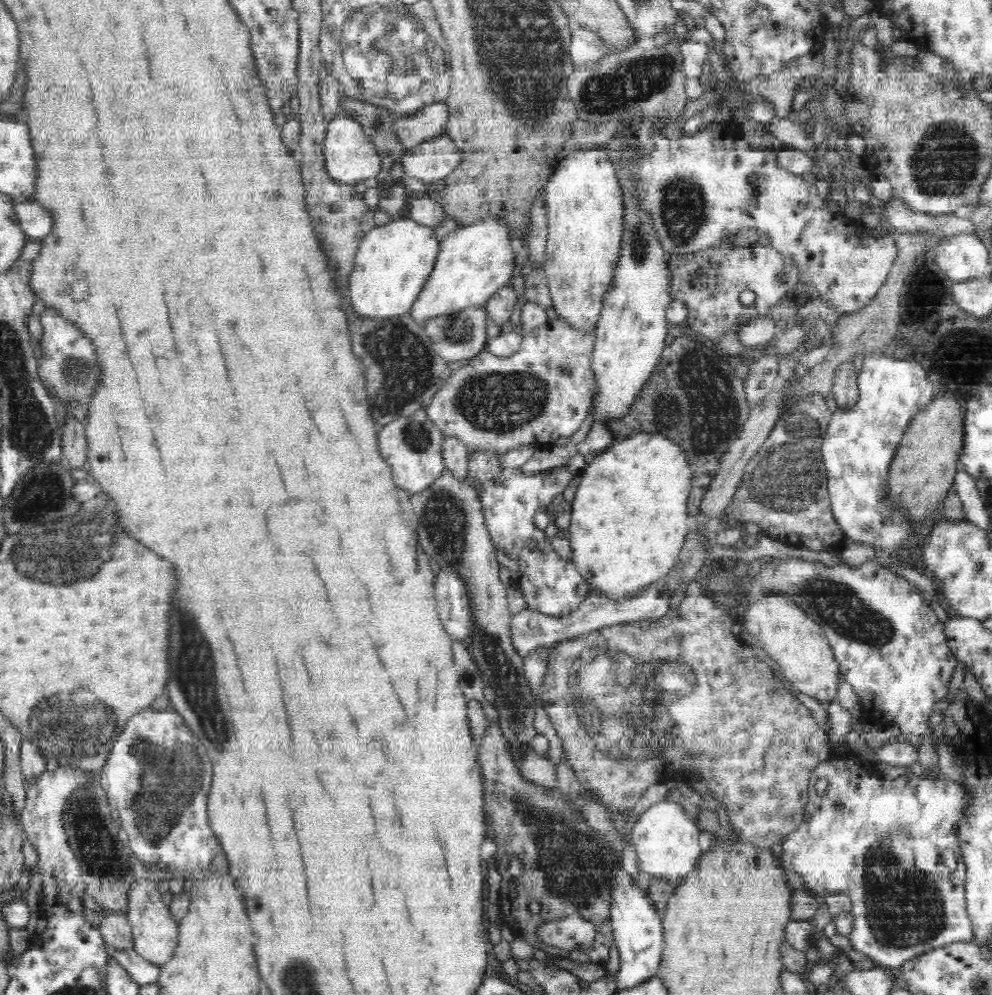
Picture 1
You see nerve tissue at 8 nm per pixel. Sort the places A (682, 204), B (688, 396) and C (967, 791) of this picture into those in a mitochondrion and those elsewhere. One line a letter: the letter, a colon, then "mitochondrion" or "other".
A: mitochondrion
B: mitochondrion
C: other

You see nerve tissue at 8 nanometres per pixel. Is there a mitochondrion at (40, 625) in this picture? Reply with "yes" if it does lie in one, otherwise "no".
no

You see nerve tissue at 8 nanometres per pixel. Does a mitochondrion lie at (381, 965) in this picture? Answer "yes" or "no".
no

